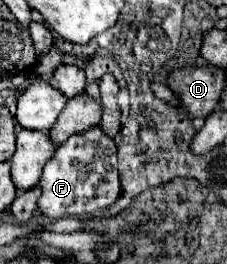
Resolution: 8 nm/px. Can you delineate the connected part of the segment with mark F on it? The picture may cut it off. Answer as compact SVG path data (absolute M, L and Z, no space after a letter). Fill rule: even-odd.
M99 126L69 136L55 154L47 160L41 180L41 196L37 200L37 212L47 218L83 216L93 214L101 208L109 208L119 198L119 176L117 176L117 148L115 142L103 134Z

